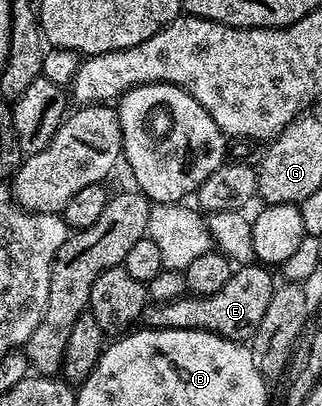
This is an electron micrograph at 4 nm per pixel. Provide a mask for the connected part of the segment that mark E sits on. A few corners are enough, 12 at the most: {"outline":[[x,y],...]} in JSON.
{"outline":[[237,266],[213,295],[144,308],[153,331],[251,340],[270,305],[267,266]]}

